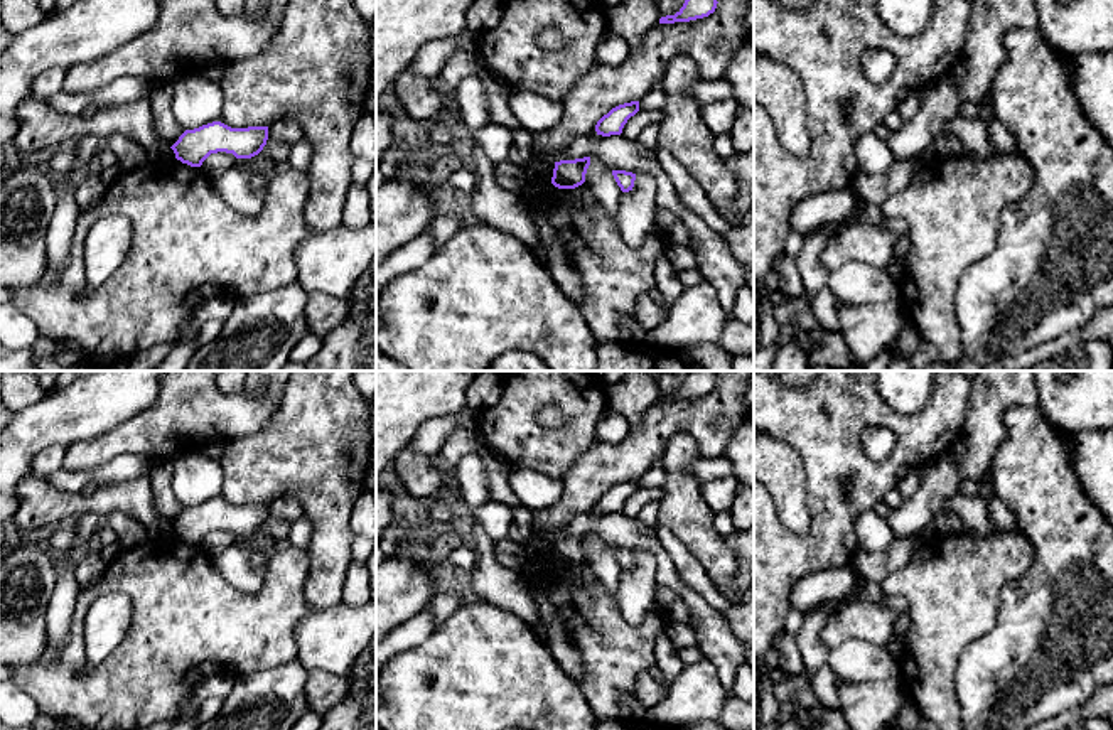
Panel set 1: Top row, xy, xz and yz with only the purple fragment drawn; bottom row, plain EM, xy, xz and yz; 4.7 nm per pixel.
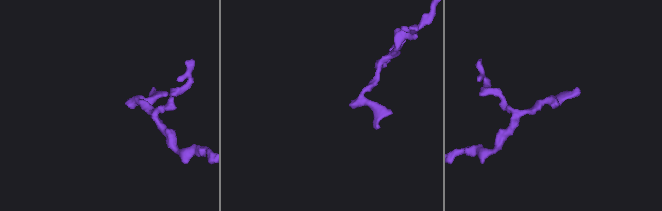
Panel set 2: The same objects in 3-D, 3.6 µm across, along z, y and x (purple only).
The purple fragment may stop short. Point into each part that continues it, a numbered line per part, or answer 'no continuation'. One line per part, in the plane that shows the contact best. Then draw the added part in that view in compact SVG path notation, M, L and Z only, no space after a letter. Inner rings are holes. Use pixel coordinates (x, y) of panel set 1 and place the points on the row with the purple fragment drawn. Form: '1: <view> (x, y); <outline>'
no continuation

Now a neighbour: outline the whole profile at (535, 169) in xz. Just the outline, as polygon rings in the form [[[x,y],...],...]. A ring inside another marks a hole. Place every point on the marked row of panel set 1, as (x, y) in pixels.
[[[535,158],[524,165],[524,172],[528,175],[530,184],[535,184],[541,175],[548,175],[551,179],[553,169],[555,169],[553,162]]]

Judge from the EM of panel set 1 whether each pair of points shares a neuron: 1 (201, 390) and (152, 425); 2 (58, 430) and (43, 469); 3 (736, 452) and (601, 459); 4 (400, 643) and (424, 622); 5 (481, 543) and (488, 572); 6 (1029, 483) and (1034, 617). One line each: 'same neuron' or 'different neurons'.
1: same neuron
2: different neurons
3: different neurons
4: same neuron
5: same neuron
6: same neuron

